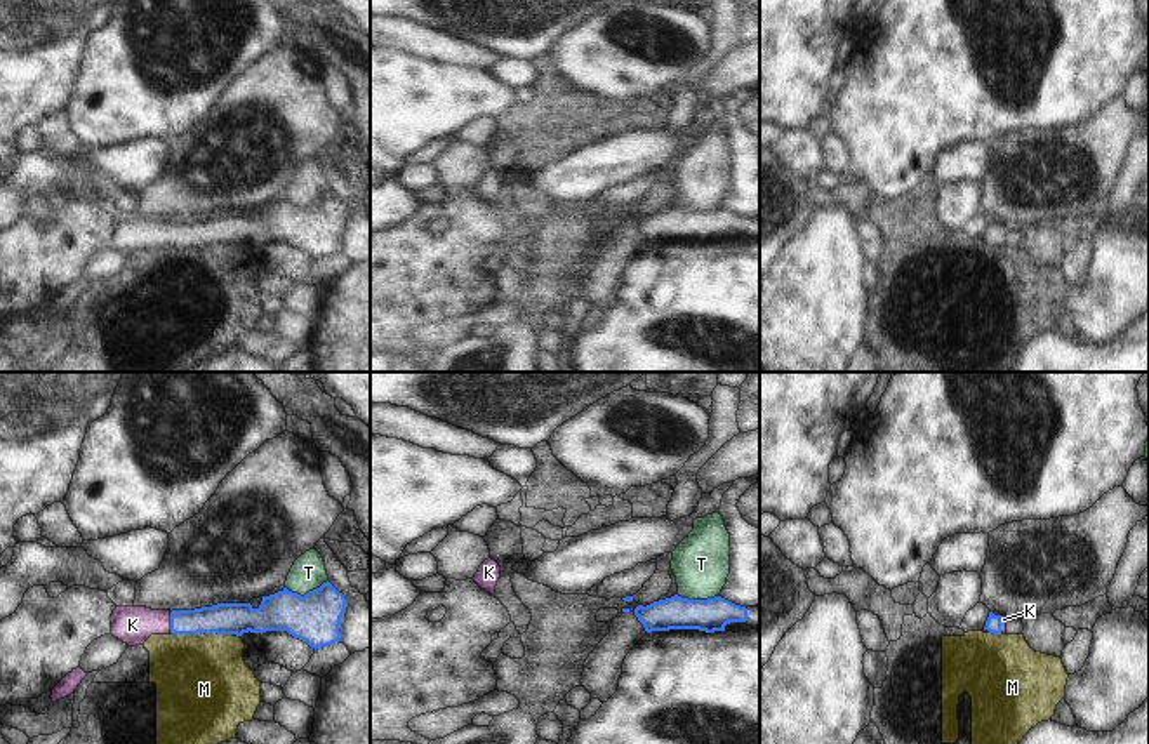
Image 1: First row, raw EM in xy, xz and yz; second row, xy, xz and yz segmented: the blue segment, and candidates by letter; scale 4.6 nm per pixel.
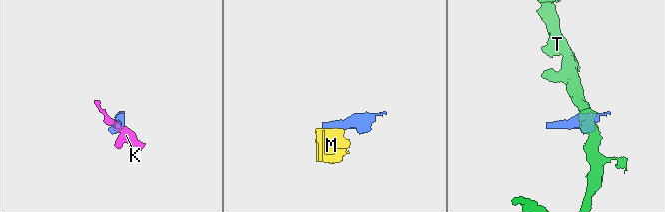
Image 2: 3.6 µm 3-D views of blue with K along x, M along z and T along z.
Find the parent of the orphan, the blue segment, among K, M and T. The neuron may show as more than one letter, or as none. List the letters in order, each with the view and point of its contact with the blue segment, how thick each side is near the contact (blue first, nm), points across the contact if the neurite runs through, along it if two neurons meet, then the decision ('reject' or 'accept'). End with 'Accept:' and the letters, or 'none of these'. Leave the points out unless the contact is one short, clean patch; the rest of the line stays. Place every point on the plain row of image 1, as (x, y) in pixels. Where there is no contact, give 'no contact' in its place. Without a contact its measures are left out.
K: meets blue in xy at (171, 233); 140 nm thick on the blue side, 180 nm on the other; runs through xy (225, 228), (171, 233), (132, 235); accept
M: meets blue in xy at (202, 242); 140 nm thick on the blue side, 440 nm on the other; border along xy (171, 242), (232, 245); reject
T: meets blue in xy at (306, 204); 240 nm thick on the blue side, 160 nm on the other; border along xy (327, 190), (303, 205), (285, 199); reject
Accept: K

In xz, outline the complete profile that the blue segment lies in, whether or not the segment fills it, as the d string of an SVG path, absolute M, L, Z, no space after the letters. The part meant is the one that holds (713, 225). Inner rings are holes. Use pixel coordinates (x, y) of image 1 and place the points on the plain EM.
M678 205L638 216L634 226L647 243L669 240L714 242L749 242L760 240L760 219L741 217L721 207L707 210L688 210Z

